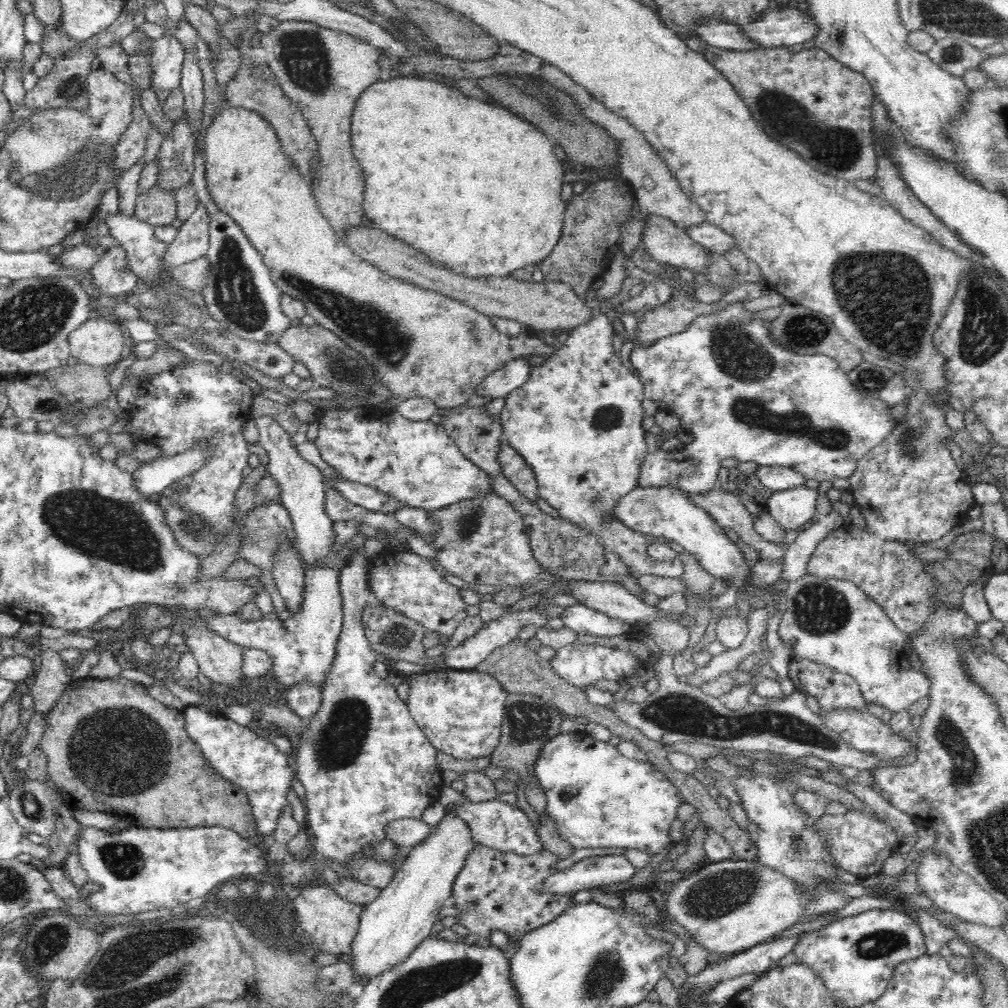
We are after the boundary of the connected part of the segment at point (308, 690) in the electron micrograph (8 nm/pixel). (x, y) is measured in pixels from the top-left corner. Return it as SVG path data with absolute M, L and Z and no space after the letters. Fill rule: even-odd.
M294 685L288 688L288 706L310 724L317 719L323 707L323 692L312 685Z

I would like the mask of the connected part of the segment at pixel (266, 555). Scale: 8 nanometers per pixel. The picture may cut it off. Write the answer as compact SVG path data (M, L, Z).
M262 501L246 517L243 535L241 559L269 570L272 552L285 539L295 539L292 519L283 505Z

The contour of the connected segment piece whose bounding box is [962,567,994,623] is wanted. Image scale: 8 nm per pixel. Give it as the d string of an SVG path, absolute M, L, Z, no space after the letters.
M990 567L984 568L978 578L968 580L968 584L966 584L966 588L963 592L963 607L981 623L992 620L993 618L991 608L989 607L984 592L985 584L987 580L990 580L992 574L994 574L994 571L990 571Z

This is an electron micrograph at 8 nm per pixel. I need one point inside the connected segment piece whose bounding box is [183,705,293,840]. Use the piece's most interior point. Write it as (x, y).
(254, 763)

